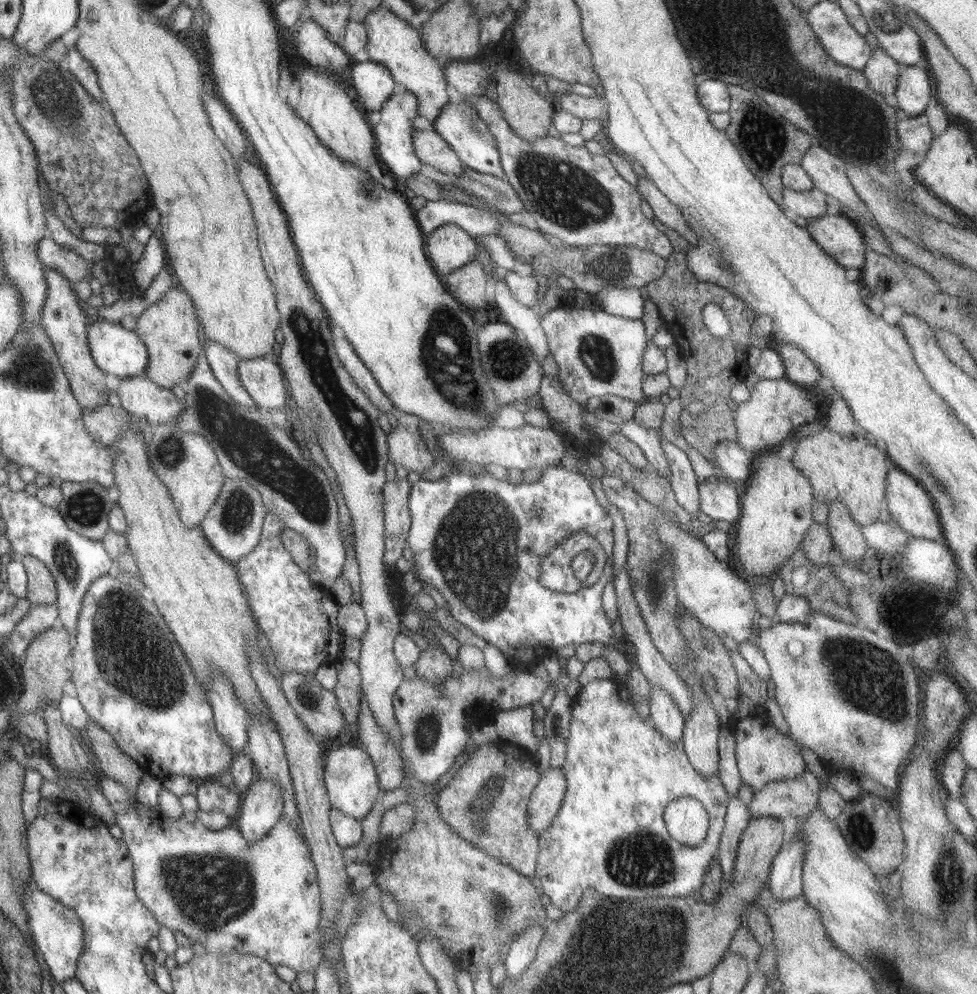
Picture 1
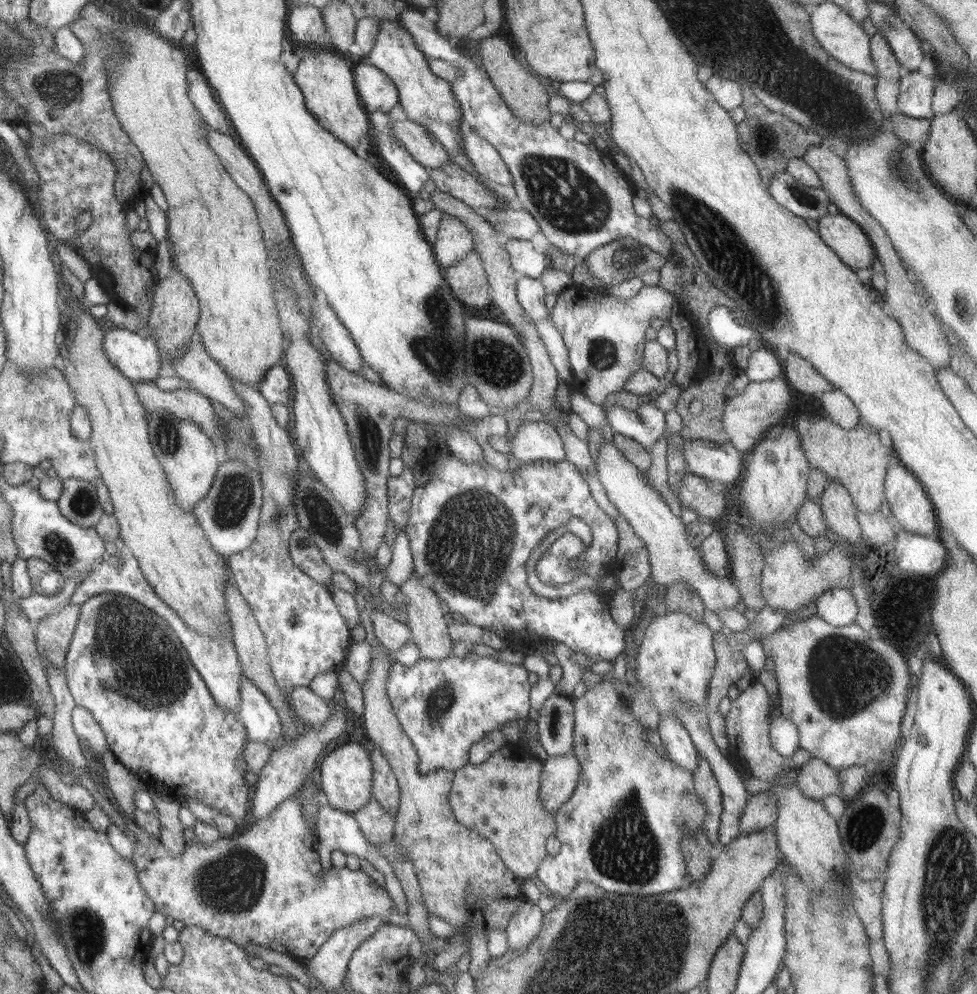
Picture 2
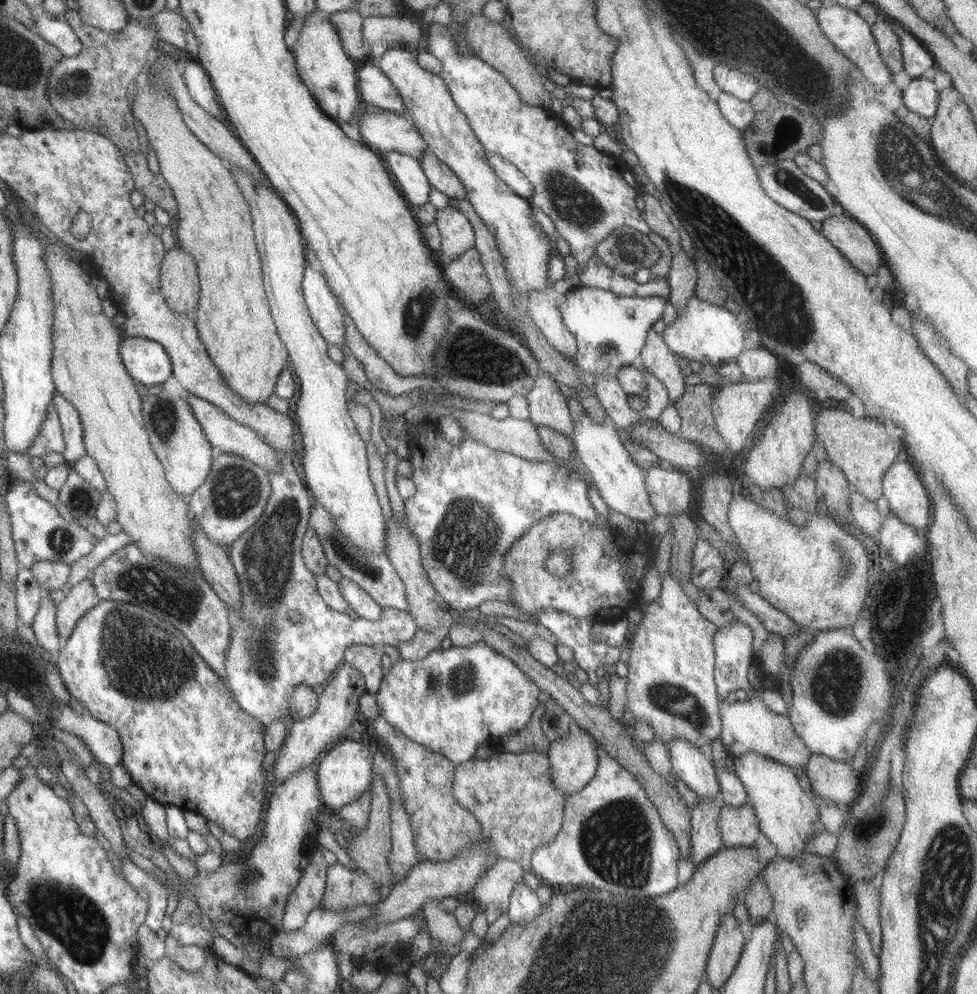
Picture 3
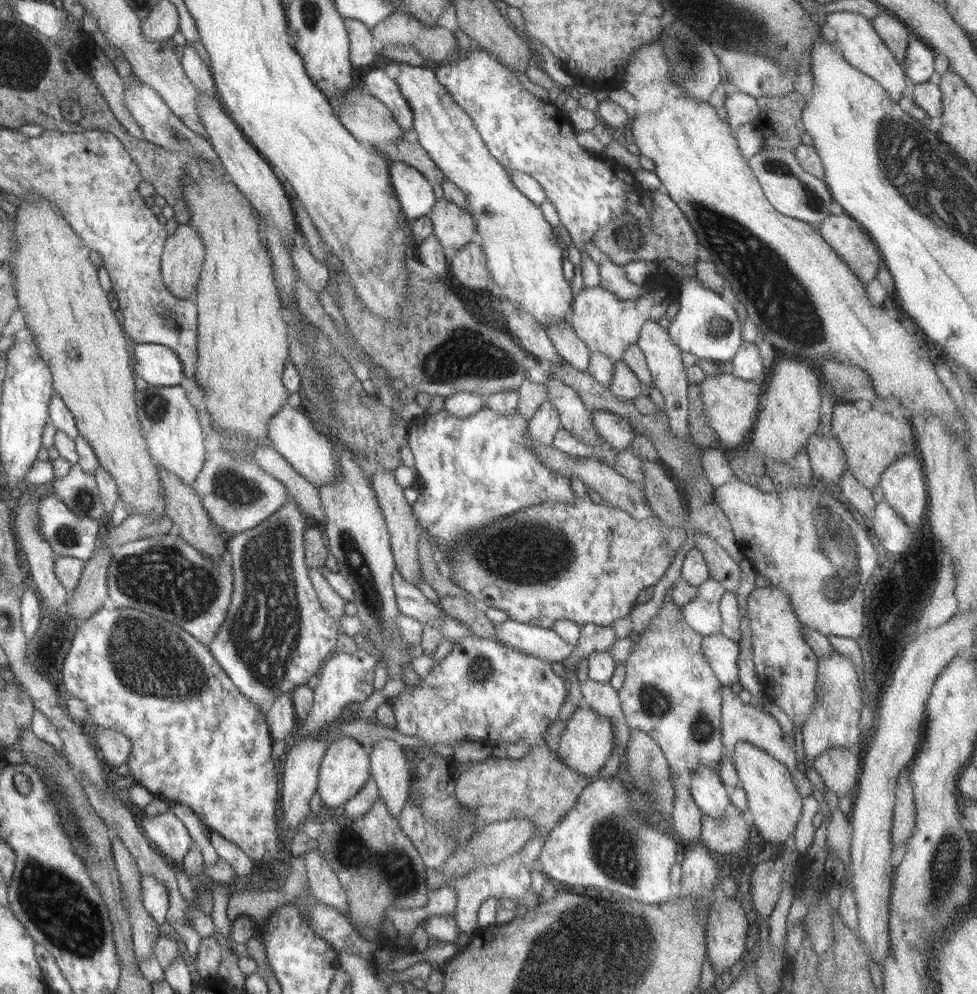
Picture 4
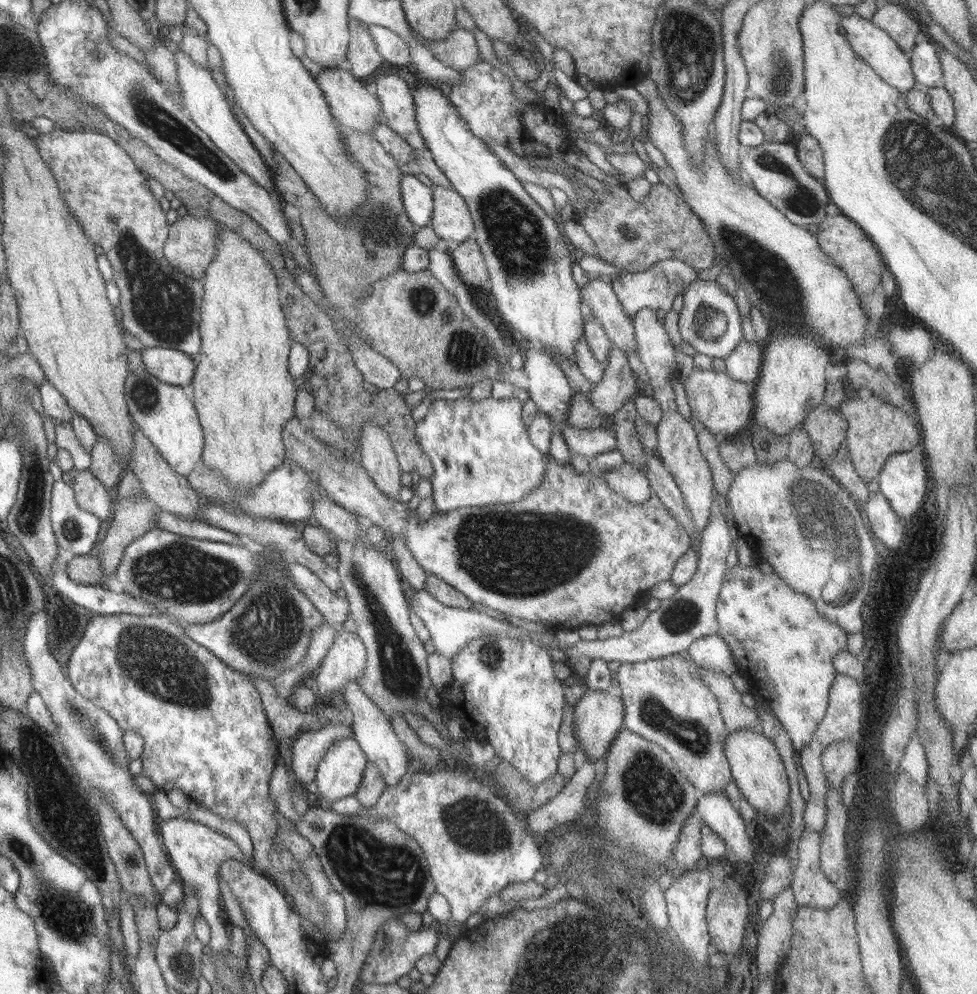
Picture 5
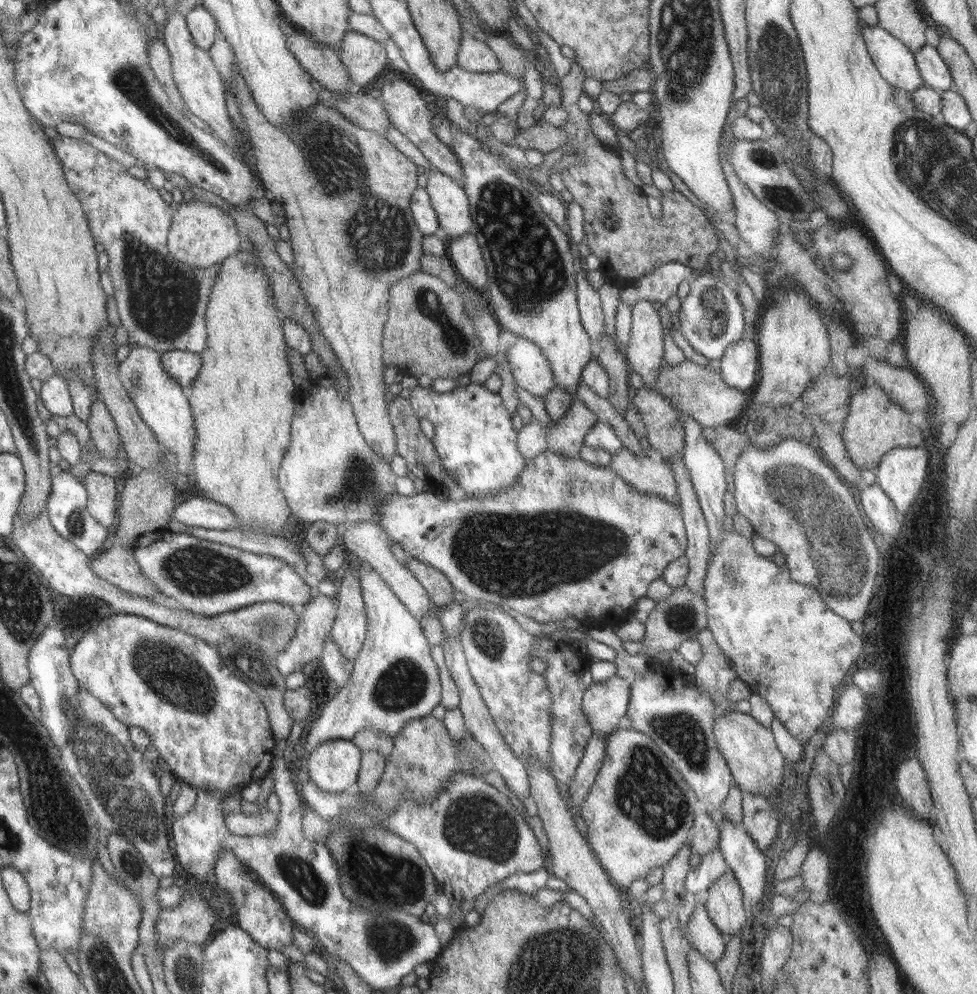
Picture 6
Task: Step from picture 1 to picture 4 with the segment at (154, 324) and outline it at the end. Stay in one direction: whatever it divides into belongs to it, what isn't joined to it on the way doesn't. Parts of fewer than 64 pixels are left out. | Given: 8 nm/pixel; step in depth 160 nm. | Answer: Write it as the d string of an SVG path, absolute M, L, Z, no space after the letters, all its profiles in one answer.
M179 224L162 254L162 276L167 288L182 300L193 298L205 262L203 238L192 226Z

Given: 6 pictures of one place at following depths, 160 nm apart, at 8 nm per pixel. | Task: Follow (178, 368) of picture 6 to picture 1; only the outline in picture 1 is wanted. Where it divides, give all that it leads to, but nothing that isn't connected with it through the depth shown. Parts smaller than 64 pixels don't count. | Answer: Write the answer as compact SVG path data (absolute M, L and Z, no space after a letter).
M110 321L95 322L90 331L91 356L104 372L121 379L144 375L149 351L139 334Z

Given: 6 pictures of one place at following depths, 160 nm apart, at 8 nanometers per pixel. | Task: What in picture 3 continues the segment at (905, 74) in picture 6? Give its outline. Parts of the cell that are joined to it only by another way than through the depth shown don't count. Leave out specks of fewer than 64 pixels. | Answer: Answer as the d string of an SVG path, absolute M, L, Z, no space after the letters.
M838 4L822 5L817 9L818 10L814 12L825 37L832 42L846 58L849 58L857 66L859 76L868 79L879 89L889 85L893 81L893 75L882 60L874 35L871 33L871 26L855 11L850 11Z

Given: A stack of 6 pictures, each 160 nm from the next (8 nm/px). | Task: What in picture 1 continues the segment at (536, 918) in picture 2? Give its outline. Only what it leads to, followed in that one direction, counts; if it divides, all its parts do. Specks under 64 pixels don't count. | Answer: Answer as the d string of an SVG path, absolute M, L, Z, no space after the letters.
M533 924L512 941L504 961L509 978L519 978L528 970L528 966L532 965L544 931L544 924Z

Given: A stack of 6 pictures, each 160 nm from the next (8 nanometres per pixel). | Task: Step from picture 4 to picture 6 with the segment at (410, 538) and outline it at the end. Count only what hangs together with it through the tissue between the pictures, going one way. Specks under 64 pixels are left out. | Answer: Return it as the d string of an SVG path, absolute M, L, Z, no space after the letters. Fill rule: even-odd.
M237 63L236 67L234 67L232 70L233 71L231 74L235 78L236 90L238 90L238 92L236 92L236 101L246 122L251 149L254 150L254 156L256 156L256 168L259 176L259 182L263 188L263 192L269 196L270 200L280 203L286 215L286 226L288 226L290 234L289 244L292 247L294 255L294 263L292 263L291 268L292 272L296 280L298 280L300 283L305 299L308 301L308 304L313 310L320 333L322 336L324 336L324 338L326 338L326 341L328 344L330 344L330 347L335 352L335 355L339 358L340 364L347 372L350 383L348 399L353 405L355 415L358 417L359 431L363 433L363 436L366 437L368 443L370 443L371 447L375 449L375 452L378 452L379 456L386 456L387 460L390 460L391 464L391 458L398 453L398 442L395 440L396 433L394 424L387 408L390 401L384 395L384 390L386 390L388 386L384 379L386 362L383 360L383 332L385 324L389 318L388 307L390 307L390 290L392 286L394 286L394 284L398 283L400 280L408 278L408 276L412 276L412 274L416 274L416 272L420 272L420 255L423 253L422 240L424 236L418 231L418 228L416 228L414 218L412 217L410 211L412 193L418 186L416 180L418 175L420 175L418 174L418 165L414 164L405 154L402 154L402 152L400 152L383 134L376 134L375 132L370 132L369 130L364 130L363 128L356 126L342 113L338 112L338 110L328 105L324 105L323 103L313 104L311 108L307 108L307 110L299 112L299 114L297 114L293 120L289 120L285 128L275 126L270 120L267 119L266 116L263 115L262 108L259 108L258 101L256 101L254 96L252 96L250 85L248 85L247 81L243 79L242 72L239 72L239 68L237 68ZM366 202L372 202L372 204L384 204L384 206L386 206L386 212L388 212L388 222L396 224L396 226L390 226L390 228L406 228L406 242L410 244L410 248L408 248L408 250L406 250L406 254L402 256L402 264L396 264L396 266L392 266L392 268L386 268L384 272L378 272L378 274L376 274L376 272L368 272L368 268L366 268L366 266L362 266L362 268L360 268L360 266L358 266L358 268L352 268L352 258L354 258L356 254L342 254L342 244L344 244L344 240L346 240L346 242L350 242L350 246L354 246L354 244L352 244L352 238L350 238L350 234L348 234L348 226L350 226L350 222L354 220L356 212L358 212L358 210L360 210L360 208L362 208Z

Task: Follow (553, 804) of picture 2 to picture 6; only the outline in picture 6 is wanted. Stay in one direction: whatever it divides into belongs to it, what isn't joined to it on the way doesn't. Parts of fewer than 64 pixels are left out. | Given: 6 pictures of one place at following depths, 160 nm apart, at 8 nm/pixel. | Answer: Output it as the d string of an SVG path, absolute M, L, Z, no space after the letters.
M616 674L606 681L593 683L586 690L583 696L582 709L584 710L584 715L588 717L588 723L590 723L590 729L592 729L594 735L608 736L618 730L620 718L627 714L630 687L631 683L626 682L624 678Z

